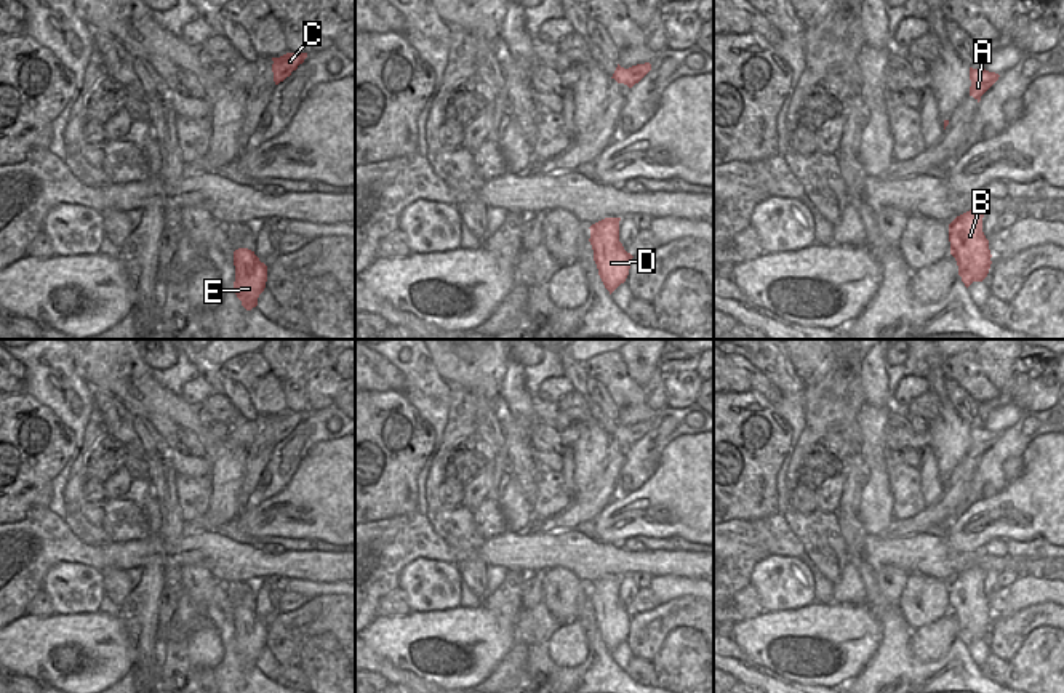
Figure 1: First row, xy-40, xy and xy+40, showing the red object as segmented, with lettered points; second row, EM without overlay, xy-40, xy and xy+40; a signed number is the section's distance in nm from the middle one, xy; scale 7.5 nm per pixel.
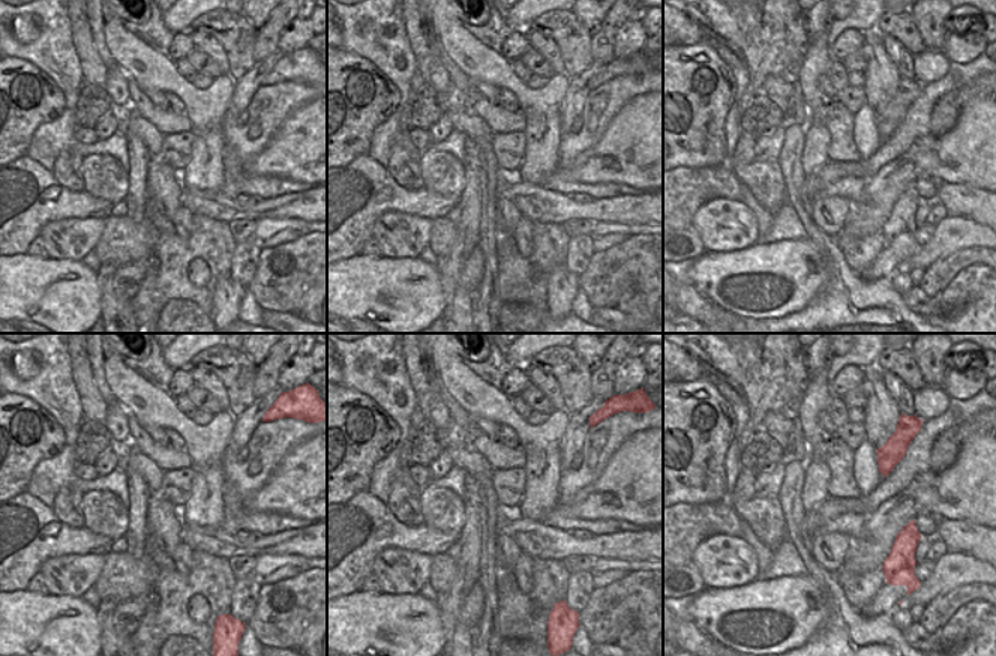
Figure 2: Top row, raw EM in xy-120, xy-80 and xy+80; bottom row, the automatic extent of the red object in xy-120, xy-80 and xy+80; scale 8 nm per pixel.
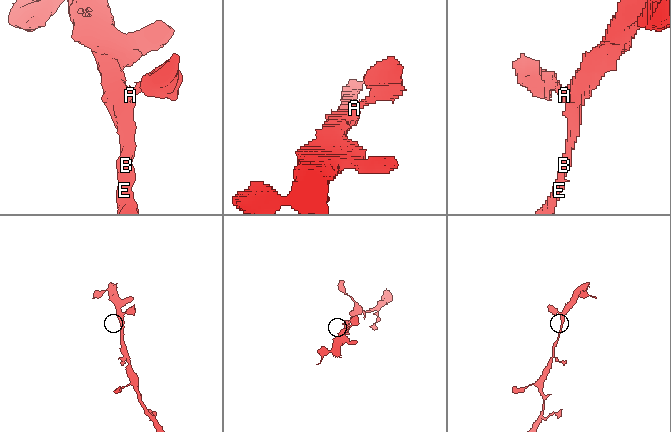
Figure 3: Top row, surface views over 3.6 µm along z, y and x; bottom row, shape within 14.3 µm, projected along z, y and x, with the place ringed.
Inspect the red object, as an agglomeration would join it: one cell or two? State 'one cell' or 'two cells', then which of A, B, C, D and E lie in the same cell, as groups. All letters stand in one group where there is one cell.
one cell; A B C D E

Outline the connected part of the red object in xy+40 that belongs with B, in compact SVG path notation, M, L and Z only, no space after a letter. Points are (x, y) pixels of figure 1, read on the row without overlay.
M970 568L949 583L950 613L957 619L958 634L966 647L973 640L982 640L992 623L982 576L981 568Z

